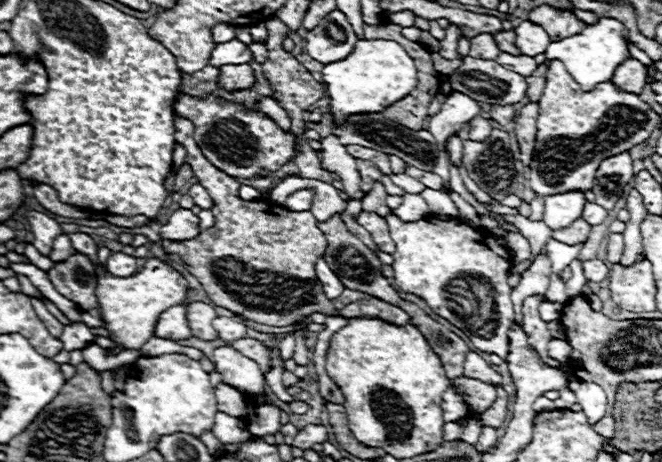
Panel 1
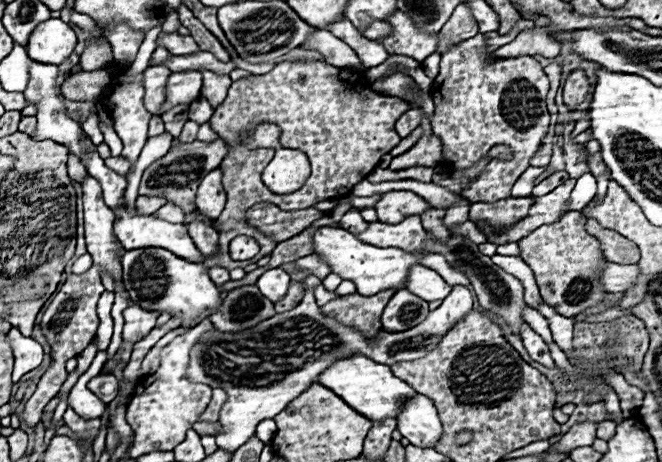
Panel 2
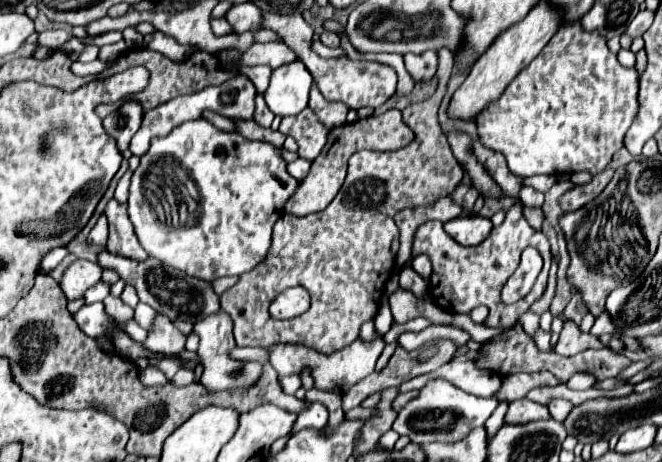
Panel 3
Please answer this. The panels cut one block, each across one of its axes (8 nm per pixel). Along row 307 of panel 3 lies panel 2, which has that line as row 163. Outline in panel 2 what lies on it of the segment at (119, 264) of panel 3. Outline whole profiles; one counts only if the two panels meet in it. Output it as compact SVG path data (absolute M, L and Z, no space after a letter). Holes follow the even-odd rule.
M178 138L174 140L174 146L168 150L168 154L164 154L162 158L158 158L156 162L152 162L144 174L142 174L142 182L140 182L140 194L142 196L160 196L166 198L168 202L174 202L176 206L180 206L184 210L184 216L188 216L190 212L194 212L196 208L196 190L202 182L202 178L220 166L222 158L228 154L226 142L224 140L216 140L212 144L204 144L204 142L180 142Z

